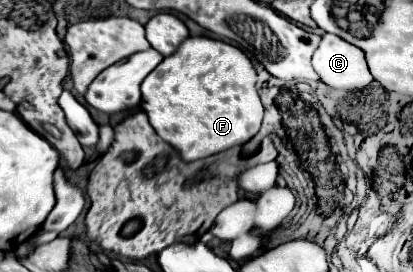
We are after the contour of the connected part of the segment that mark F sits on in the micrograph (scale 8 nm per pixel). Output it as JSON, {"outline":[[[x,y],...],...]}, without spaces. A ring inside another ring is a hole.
{"outline":[[[187,37],[173,55],[165,57],[143,79],[141,111],[147,113],[149,123],[153,125],[155,133],[163,141],[173,145],[185,161],[207,159],[235,145],[245,145],[259,133],[261,121],[263,121],[263,105],[255,89],[255,81],[257,81],[257,73],[253,69],[253,63],[241,49],[219,39]]]}

